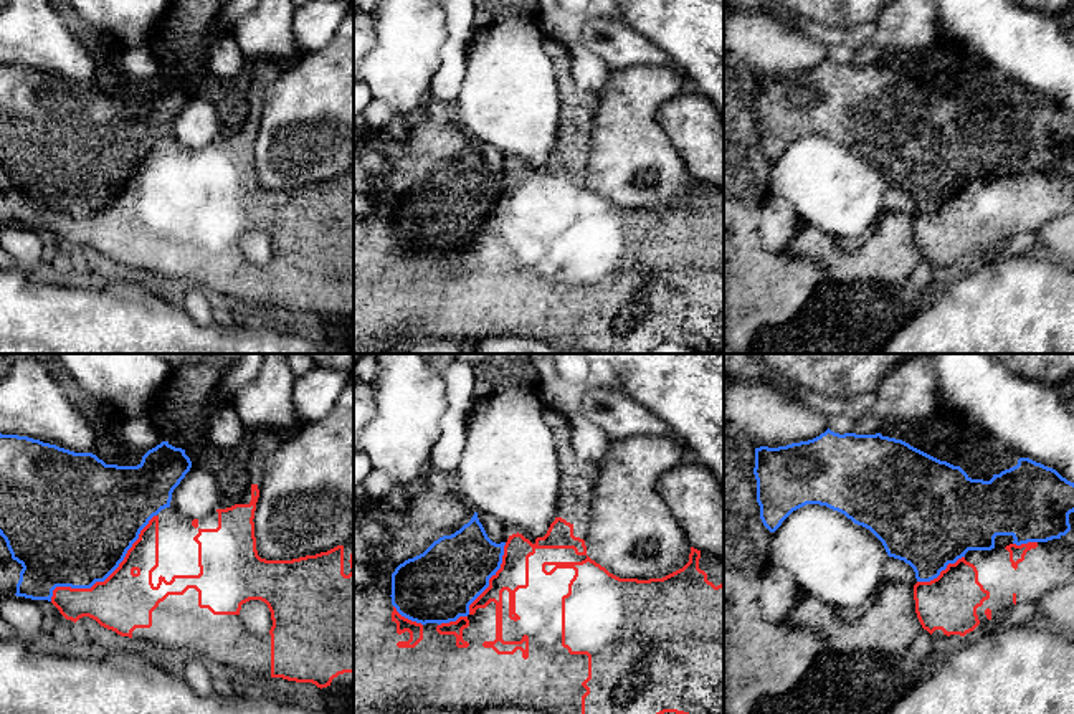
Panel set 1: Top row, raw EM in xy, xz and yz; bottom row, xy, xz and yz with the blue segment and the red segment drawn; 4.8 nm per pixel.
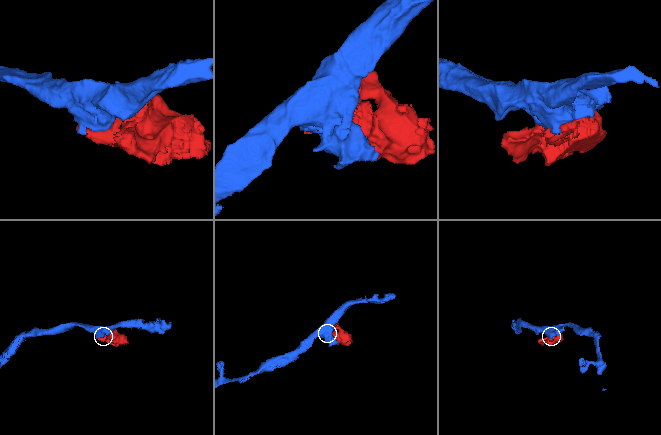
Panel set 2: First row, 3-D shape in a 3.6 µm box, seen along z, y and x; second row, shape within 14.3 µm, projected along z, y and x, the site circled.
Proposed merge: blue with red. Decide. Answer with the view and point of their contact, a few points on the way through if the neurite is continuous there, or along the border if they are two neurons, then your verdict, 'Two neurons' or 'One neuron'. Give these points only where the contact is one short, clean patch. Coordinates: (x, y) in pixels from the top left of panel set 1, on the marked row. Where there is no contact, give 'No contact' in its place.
Touches blue at xy (106, 577). Two neurons

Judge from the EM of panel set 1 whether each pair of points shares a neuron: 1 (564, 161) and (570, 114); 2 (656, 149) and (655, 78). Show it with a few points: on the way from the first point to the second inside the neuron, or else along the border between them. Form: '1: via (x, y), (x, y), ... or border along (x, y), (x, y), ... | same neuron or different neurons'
1: via (570, 149), (570, 126) | same neuron
2: via (646, 131), (646, 96) | same neuron

